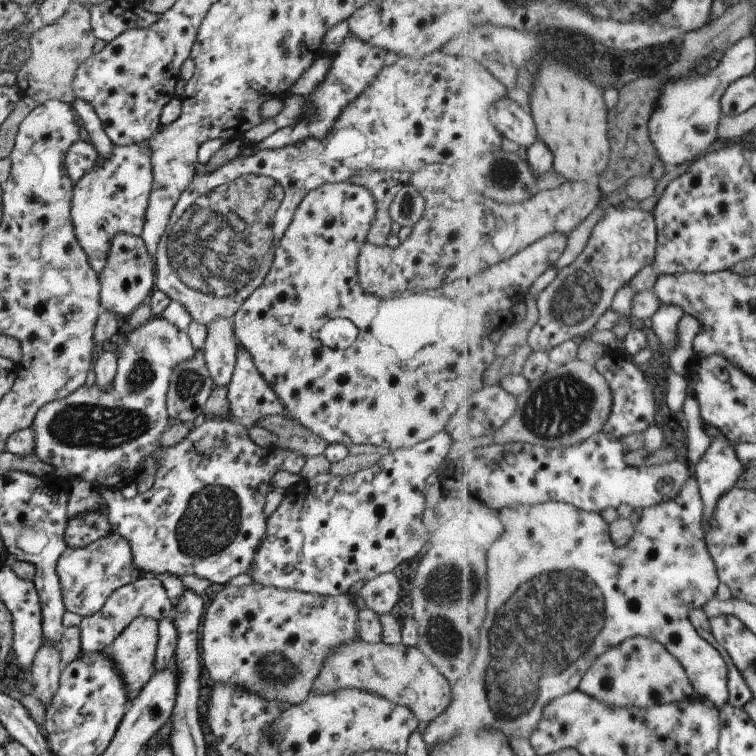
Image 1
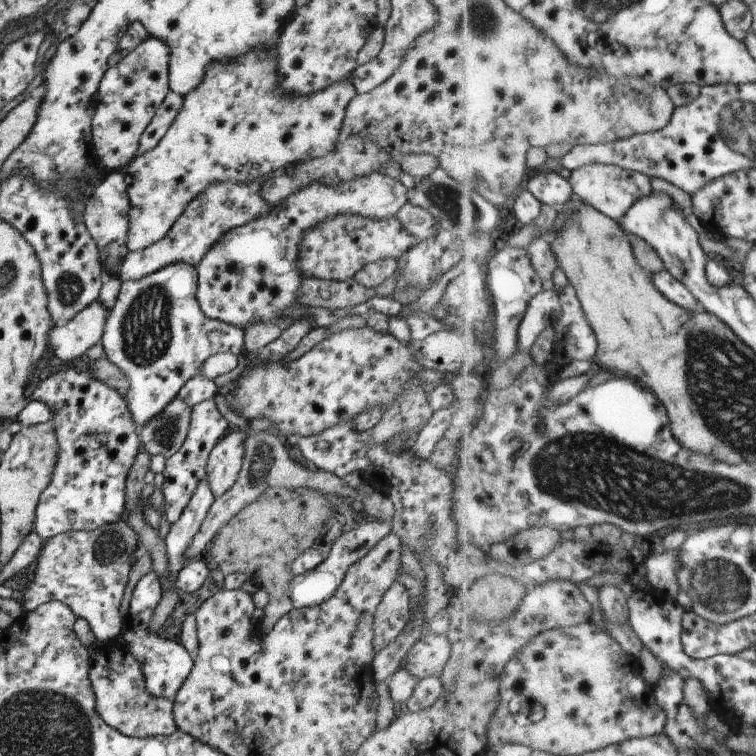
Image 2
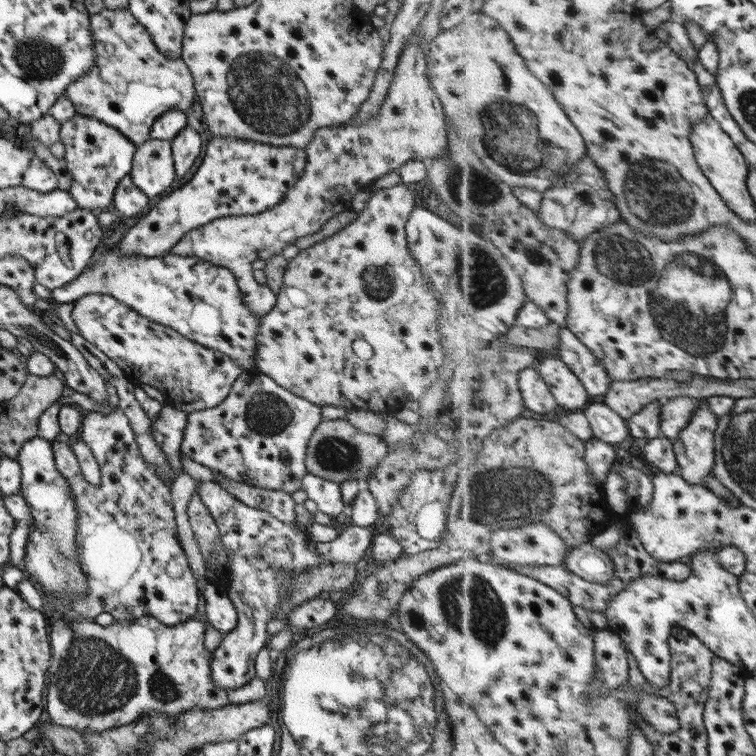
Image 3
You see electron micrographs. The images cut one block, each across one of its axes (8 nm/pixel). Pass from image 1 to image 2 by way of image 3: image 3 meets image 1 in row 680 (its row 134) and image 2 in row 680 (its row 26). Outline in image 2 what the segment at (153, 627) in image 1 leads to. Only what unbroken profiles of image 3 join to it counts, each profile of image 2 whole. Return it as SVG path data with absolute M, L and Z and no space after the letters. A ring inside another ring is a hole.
M116 639L100 643L93 656L88 657L88 677L94 694L95 708L103 722L126 737L149 738L160 735L169 736L176 730L174 725L172 702L163 697L154 697L144 687L144 678L140 662L128 651L125 642Z

